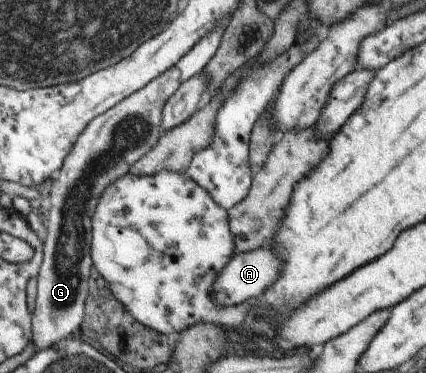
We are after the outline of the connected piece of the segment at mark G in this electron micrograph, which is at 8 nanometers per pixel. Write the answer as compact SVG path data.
M222 19L219 25L200 38L172 67L89 121L52 177L46 236L42 241L42 261L35 276L36 298L31 312L30 342L35 345L35 352L69 338L81 324L89 295L88 278L92 268L90 222L97 199L110 182L127 173L136 160L157 144L164 133L160 122L165 101L182 82L201 72L216 51L226 24L227 21Z

